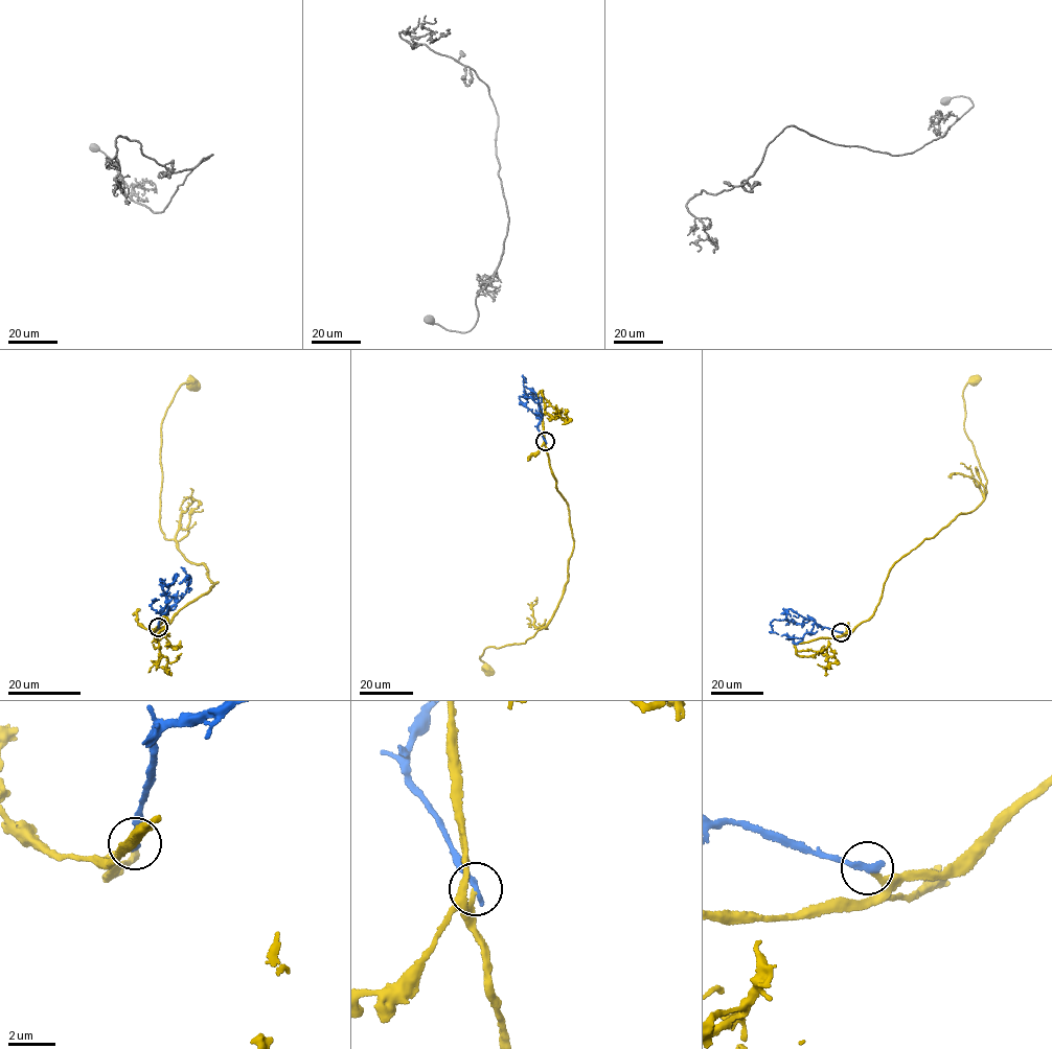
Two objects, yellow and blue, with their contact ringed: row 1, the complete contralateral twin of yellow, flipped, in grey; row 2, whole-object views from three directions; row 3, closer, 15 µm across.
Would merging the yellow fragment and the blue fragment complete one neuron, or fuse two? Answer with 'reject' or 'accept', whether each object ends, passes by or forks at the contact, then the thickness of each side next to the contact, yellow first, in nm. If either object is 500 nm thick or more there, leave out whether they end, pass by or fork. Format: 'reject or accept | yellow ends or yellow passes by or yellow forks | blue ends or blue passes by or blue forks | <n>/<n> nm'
reject | yellow ends | blue ends | 160/280 nm

